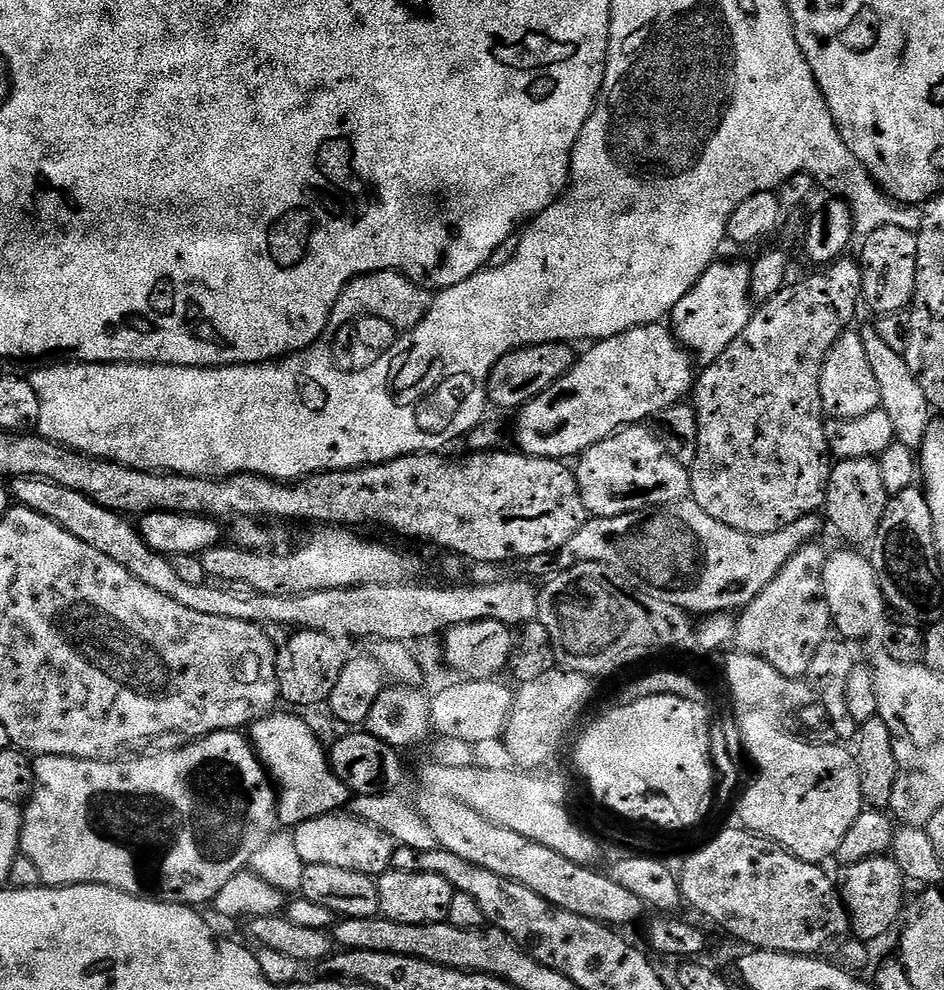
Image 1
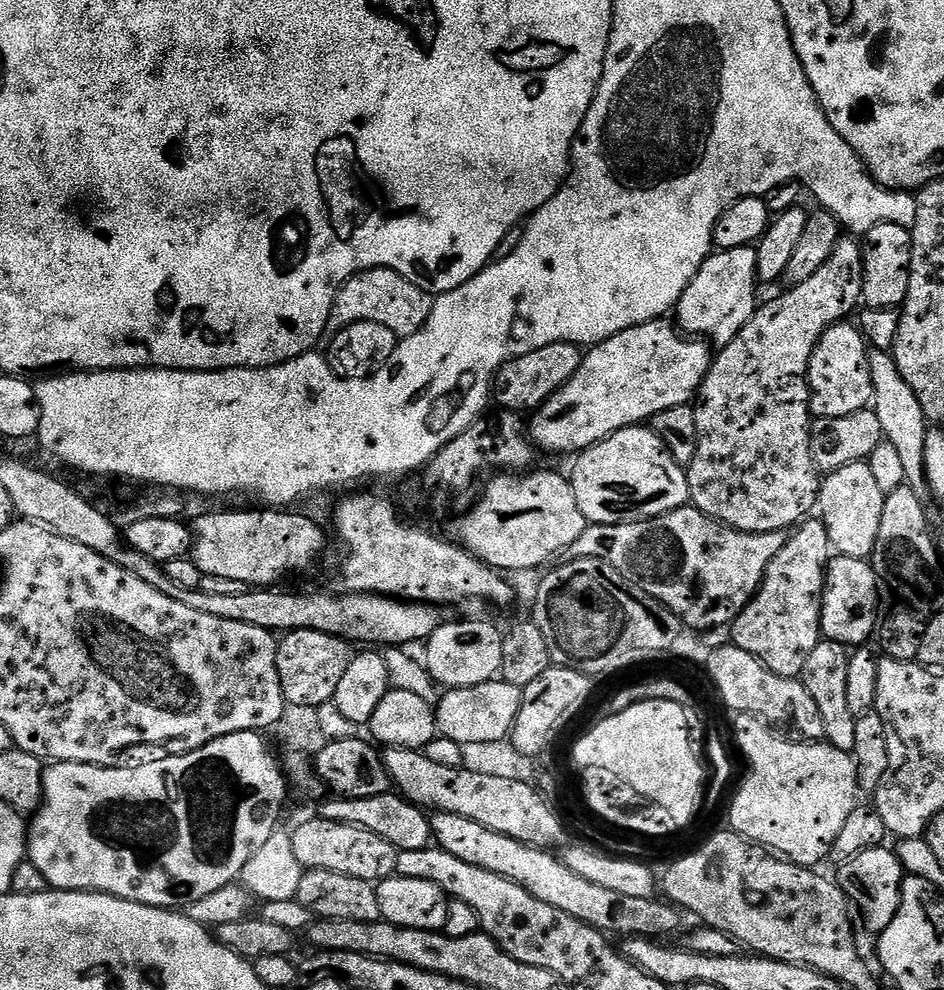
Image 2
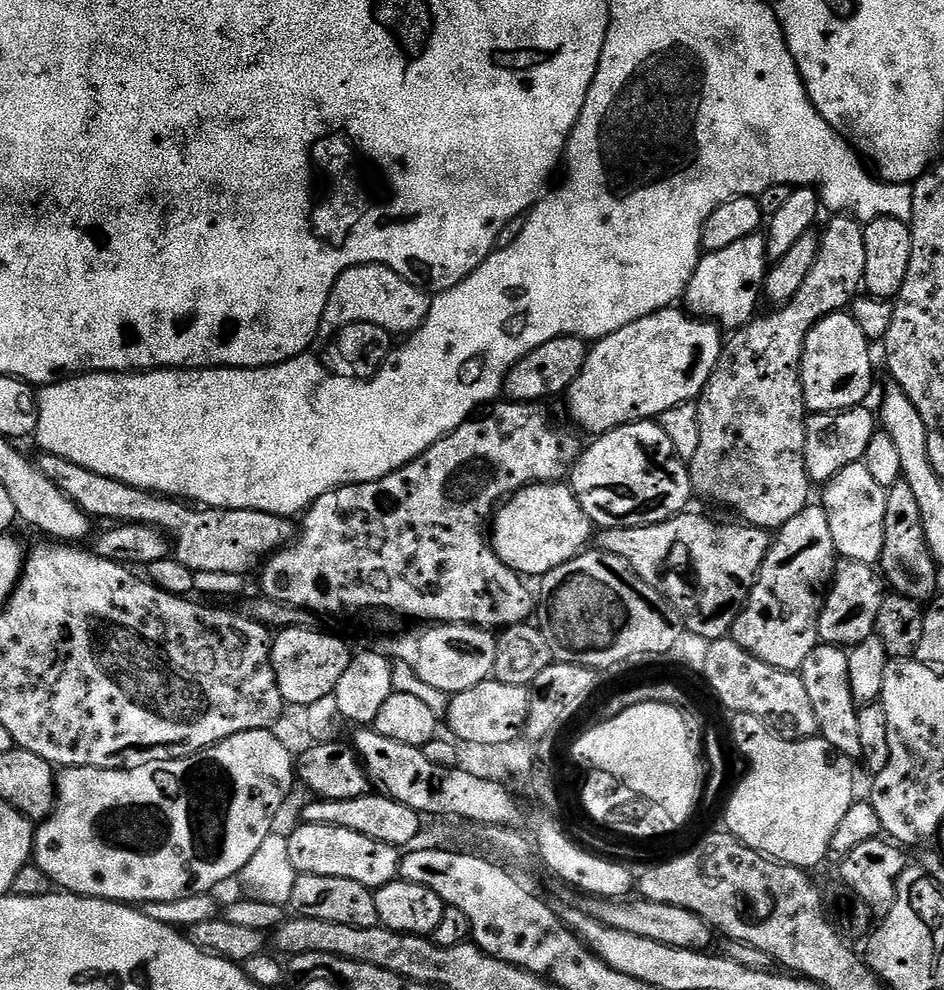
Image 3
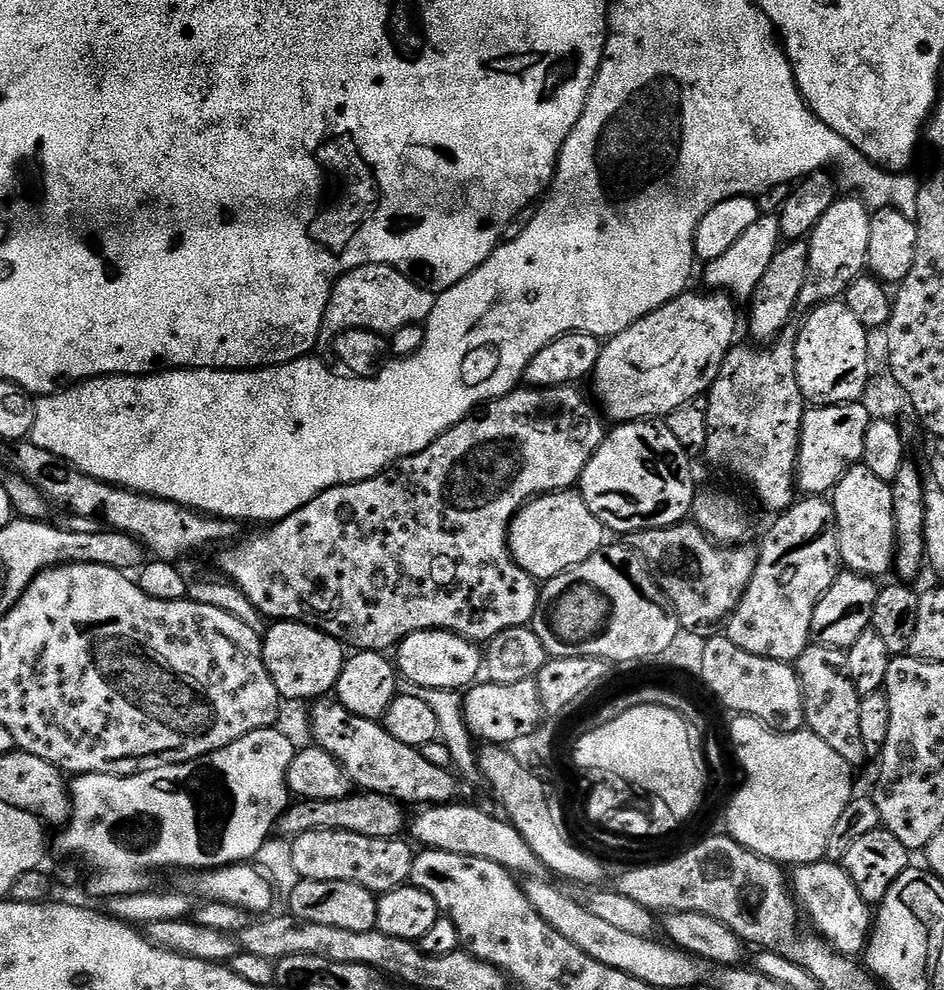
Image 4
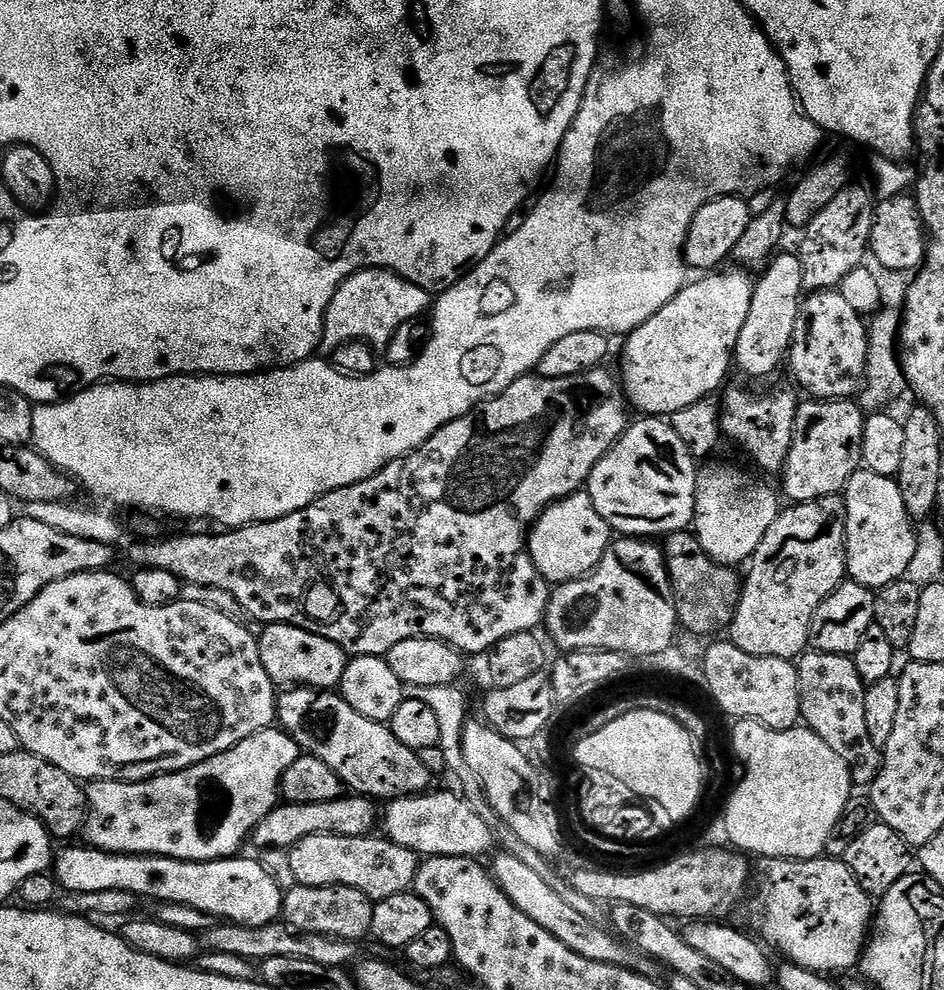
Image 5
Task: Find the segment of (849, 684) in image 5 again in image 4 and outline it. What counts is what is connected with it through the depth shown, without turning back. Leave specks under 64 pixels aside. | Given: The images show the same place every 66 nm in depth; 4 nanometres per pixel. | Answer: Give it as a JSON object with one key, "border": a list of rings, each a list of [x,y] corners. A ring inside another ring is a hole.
{"border":[[[812,642],[794,661],[794,667],[800,679],[804,699],[802,720],[807,731],[822,738],[822,742],[826,742],[826,746],[831,746],[840,757],[846,758],[846,762],[853,769],[859,770],[864,763],[869,763],[866,742],[862,742],[862,725],[858,722],[862,698],[858,690],[854,690],[854,682],[850,678],[847,651]]]}

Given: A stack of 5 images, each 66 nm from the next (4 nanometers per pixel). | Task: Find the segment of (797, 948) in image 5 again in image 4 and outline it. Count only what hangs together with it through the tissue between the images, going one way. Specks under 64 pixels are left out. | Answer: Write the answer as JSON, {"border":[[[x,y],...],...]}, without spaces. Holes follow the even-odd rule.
{"border":[[[827,858],[813,864],[801,864],[790,872],[790,887],[803,915],[812,919],[817,933],[843,956],[859,957],[865,951],[874,923],[874,908],[858,894],[858,886],[850,882],[843,863]]]}

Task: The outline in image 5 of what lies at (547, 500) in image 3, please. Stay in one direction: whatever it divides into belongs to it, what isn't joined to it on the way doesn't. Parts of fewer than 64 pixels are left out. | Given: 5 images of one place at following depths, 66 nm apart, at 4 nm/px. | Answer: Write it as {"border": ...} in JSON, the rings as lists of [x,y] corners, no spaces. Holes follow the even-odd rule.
{"border":[[[581,490],[561,500],[555,500],[537,518],[528,533],[528,553],[542,579],[555,586],[580,580],[593,572],[602,562],[604,551],[613,539],[612,529],[608,527],[602,514],[594,510],[594,502],[587,491]]]}

